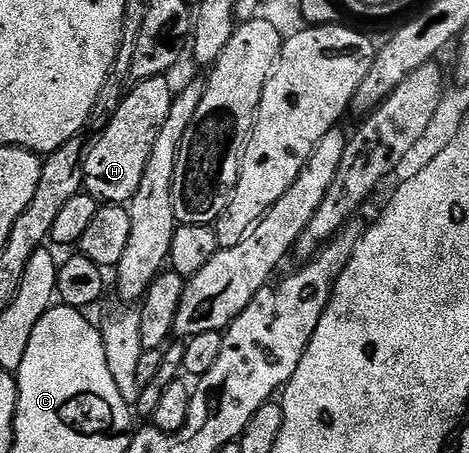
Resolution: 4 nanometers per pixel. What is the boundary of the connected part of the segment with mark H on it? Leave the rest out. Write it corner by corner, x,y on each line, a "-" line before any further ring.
157,76
147,80
137,81
134,89
123,95
120,106
110,114
108,126
102,135
90,145
90,153
82,167
82,183
85,191
103,205
125,205
136,194
136,186
140,186
140,178
144,178
144,166
148,166
148,157
152,155
152,146
156,146
156,138
168,122
168,110
172,110
172,102
176,95
175,89
170,89
169,79
166,76

